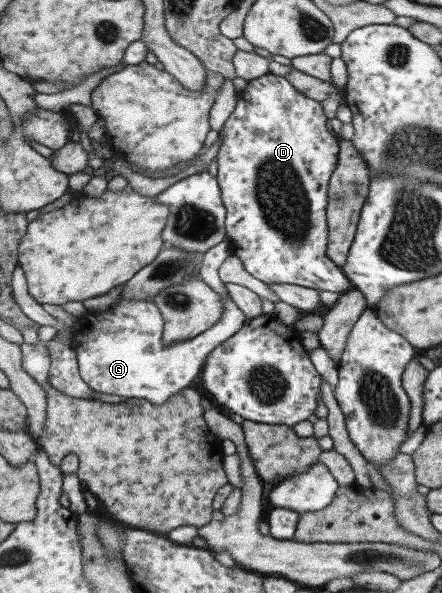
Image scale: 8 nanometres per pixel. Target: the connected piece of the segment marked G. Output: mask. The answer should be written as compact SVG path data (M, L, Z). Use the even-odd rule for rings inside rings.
M220 241L204 252L200 277L214 289L222 304L222 315L211 328L188 341L162 346L163 322L160 312L146 300L119 298L103 312L86 313L78 319L71 333L79 377L96 393L117 394L120 398L144 399L162 404L173 394L189 386L198 376L210 352L244 325L244 314L228 298L225 284L219 279L218 267L231 254L230 241Z

